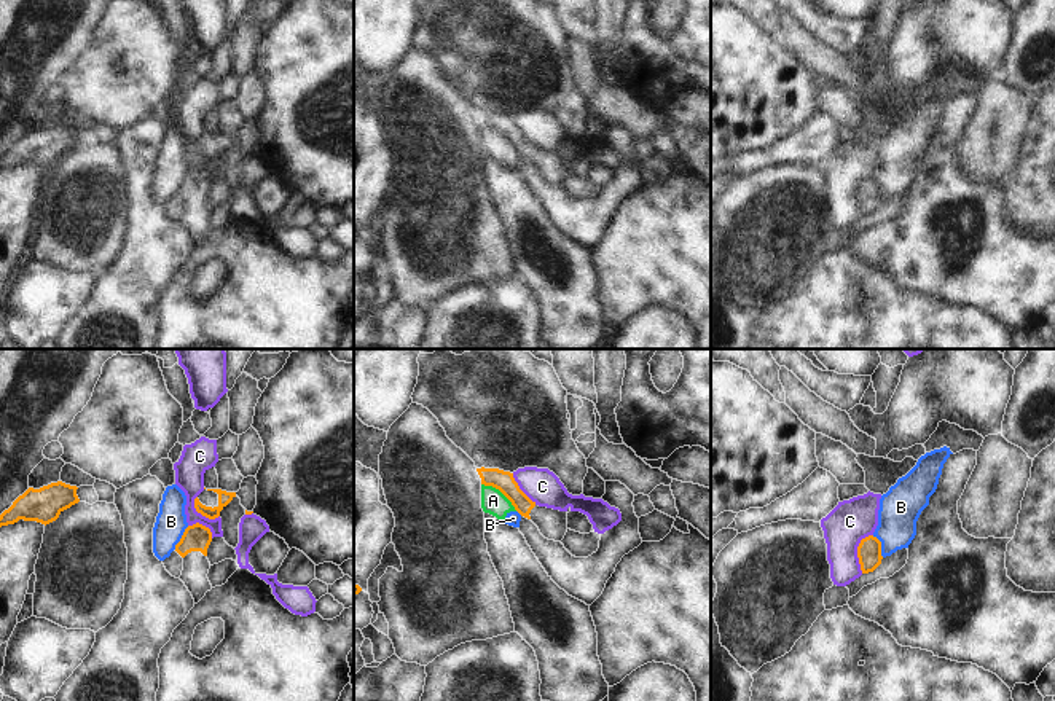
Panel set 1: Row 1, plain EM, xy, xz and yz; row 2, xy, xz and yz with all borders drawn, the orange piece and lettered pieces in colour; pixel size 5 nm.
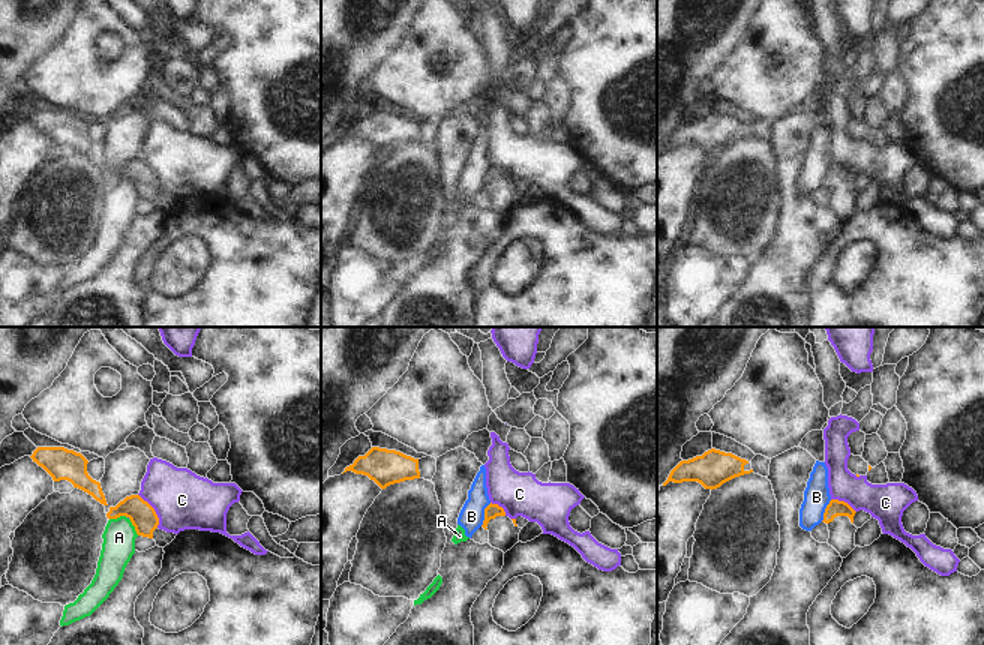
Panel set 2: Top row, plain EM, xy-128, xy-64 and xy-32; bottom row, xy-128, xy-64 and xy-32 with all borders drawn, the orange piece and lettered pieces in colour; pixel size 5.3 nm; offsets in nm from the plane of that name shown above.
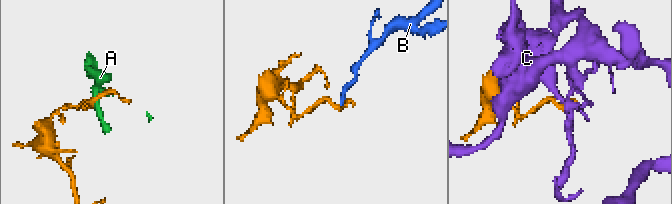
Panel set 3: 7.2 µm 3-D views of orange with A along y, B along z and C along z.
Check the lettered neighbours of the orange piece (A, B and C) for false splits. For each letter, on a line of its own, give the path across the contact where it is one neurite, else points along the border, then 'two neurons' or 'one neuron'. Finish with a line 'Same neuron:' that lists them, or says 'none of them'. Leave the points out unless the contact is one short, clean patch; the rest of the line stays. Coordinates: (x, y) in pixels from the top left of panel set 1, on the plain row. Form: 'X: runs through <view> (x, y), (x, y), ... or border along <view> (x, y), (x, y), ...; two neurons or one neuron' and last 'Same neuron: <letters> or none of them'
A: border along xz (482, 126), (494, 129), (517, 153); two neurons
B: two neurons
C: two neurons
Same neuron: none of them

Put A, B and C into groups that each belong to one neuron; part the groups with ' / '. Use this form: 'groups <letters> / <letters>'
groups A B / C

